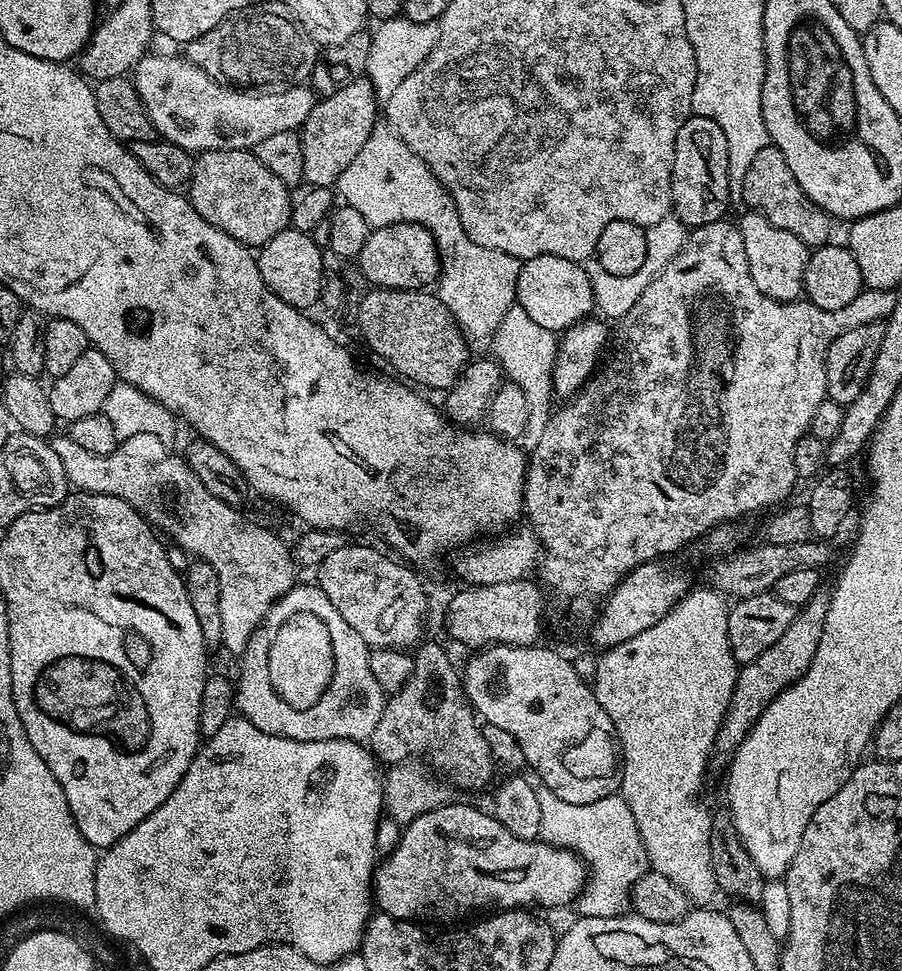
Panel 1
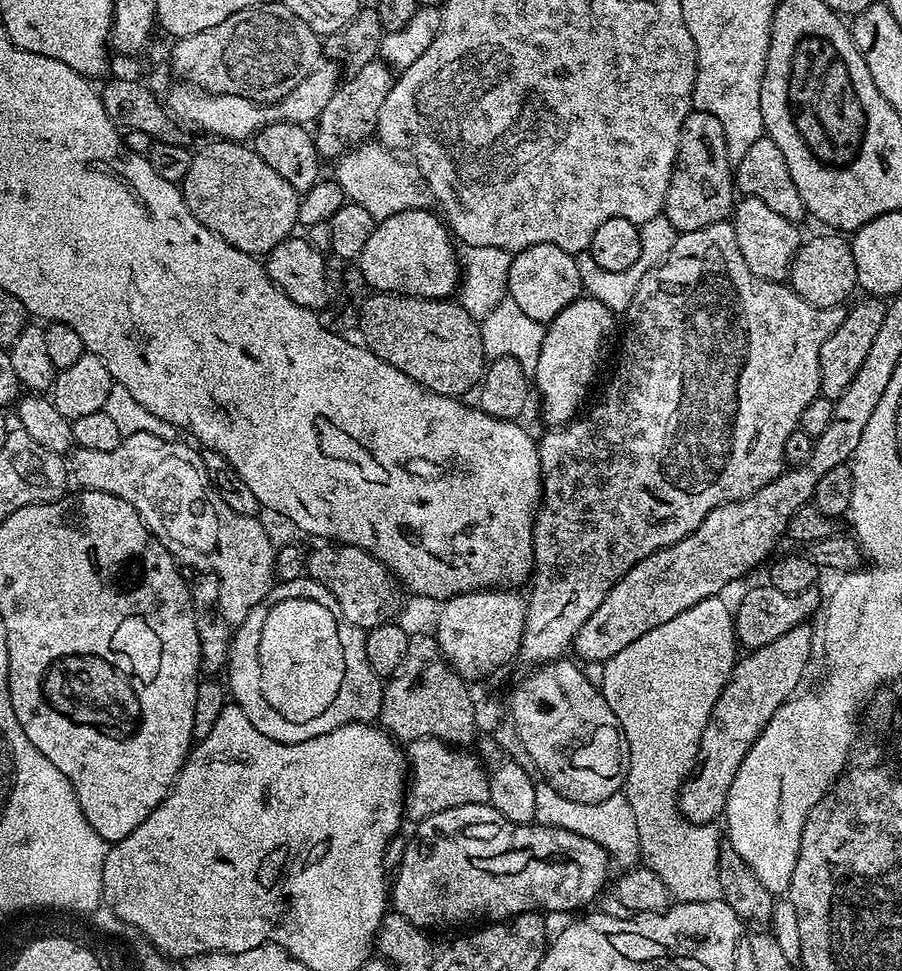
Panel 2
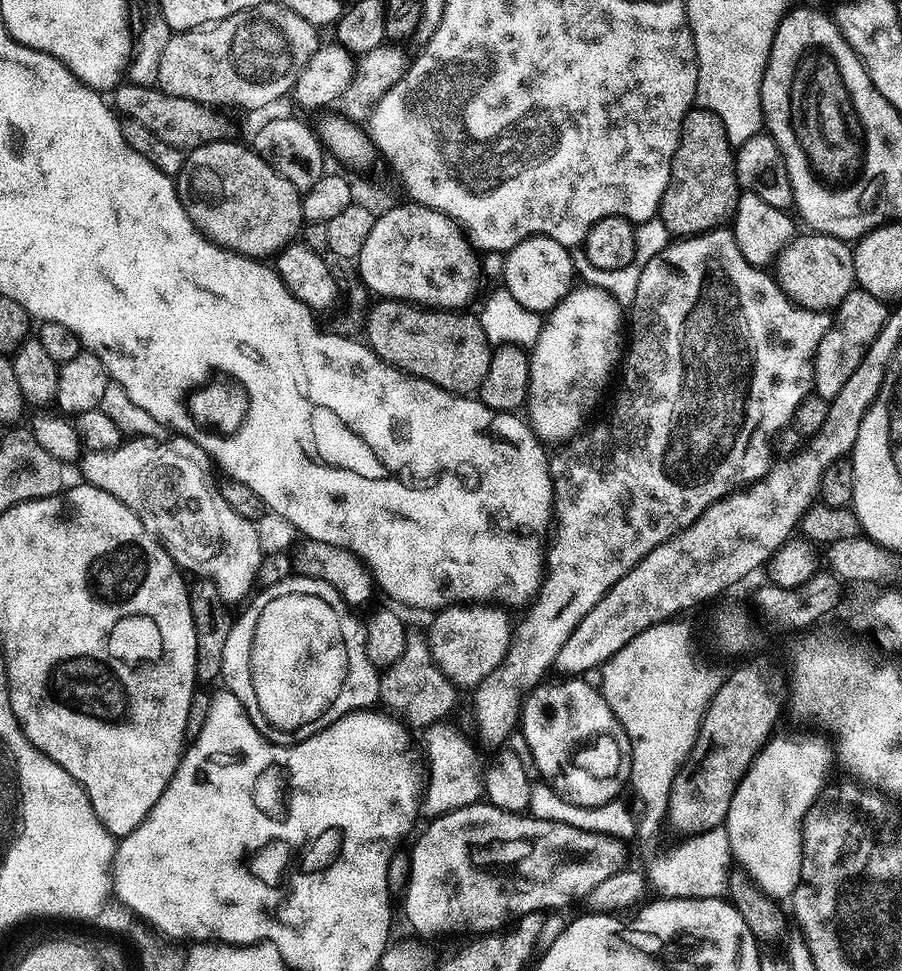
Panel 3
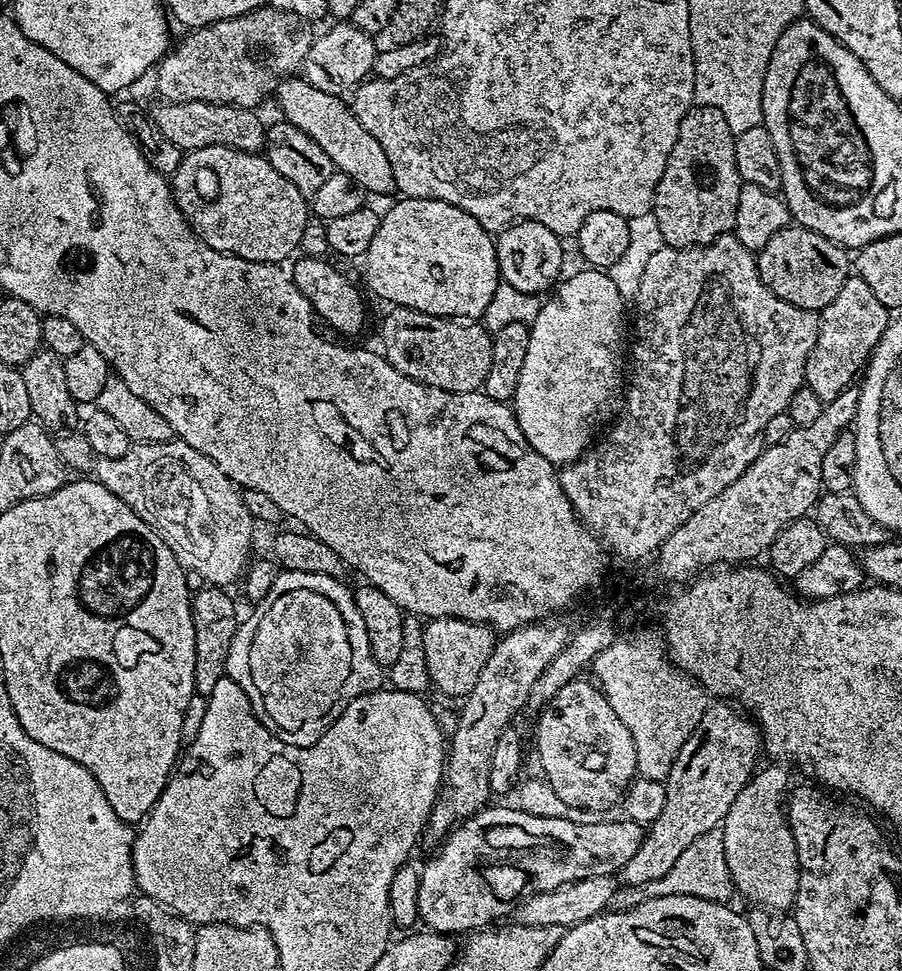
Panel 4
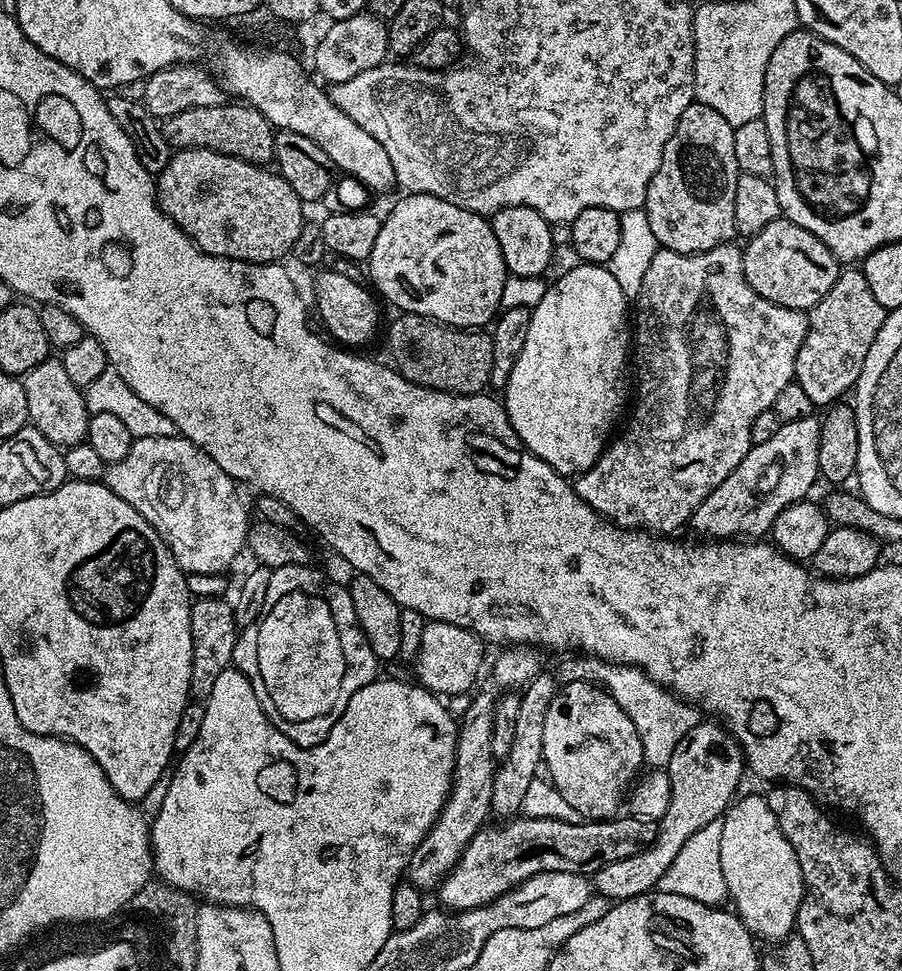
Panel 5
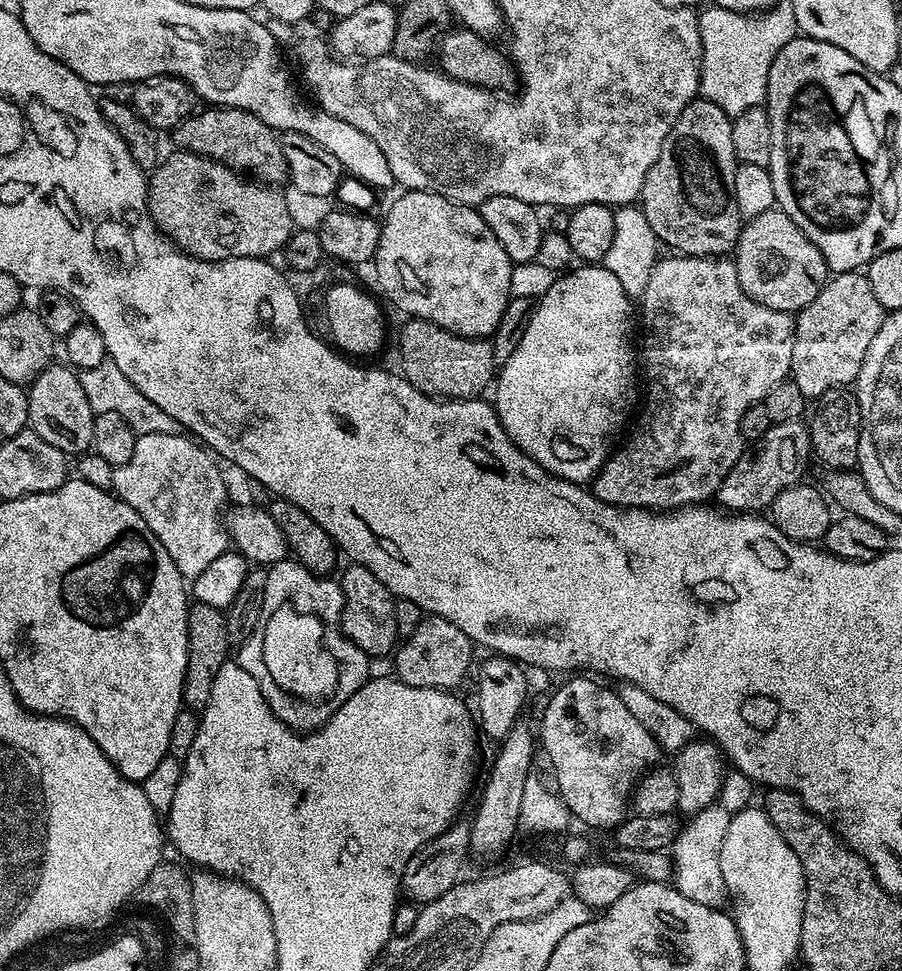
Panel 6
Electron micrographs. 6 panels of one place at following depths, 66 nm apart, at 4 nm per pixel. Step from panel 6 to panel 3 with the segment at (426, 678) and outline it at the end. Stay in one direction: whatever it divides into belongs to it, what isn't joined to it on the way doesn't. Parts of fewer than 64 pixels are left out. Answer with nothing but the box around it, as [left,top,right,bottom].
[426,606,513,690]

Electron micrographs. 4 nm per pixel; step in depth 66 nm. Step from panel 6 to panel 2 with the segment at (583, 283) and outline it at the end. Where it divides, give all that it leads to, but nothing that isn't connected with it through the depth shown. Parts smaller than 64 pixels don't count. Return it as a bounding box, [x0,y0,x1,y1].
[534,298,614,426]

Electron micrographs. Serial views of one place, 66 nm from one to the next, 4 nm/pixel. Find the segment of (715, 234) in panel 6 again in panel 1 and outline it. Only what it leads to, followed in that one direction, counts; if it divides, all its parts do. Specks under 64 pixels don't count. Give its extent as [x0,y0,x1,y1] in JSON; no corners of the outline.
[672,115,728,230]

